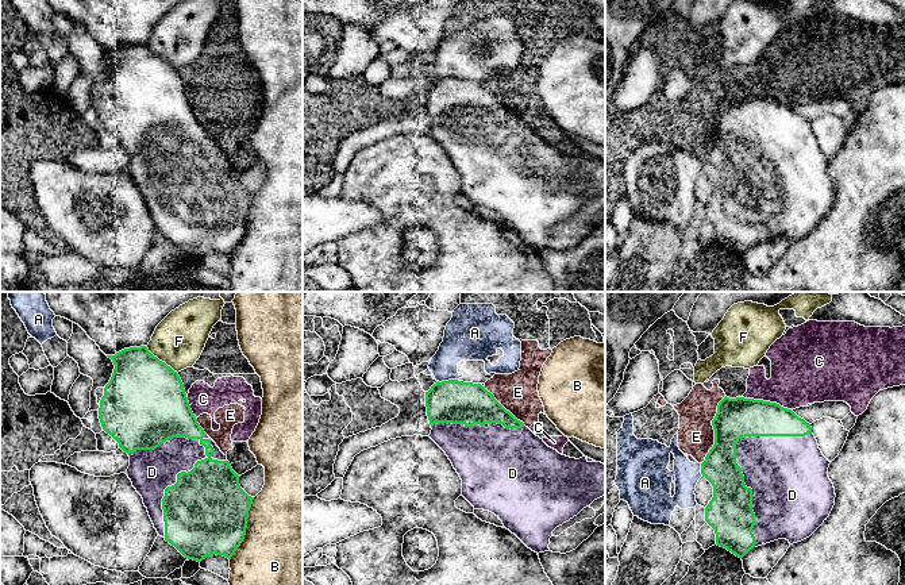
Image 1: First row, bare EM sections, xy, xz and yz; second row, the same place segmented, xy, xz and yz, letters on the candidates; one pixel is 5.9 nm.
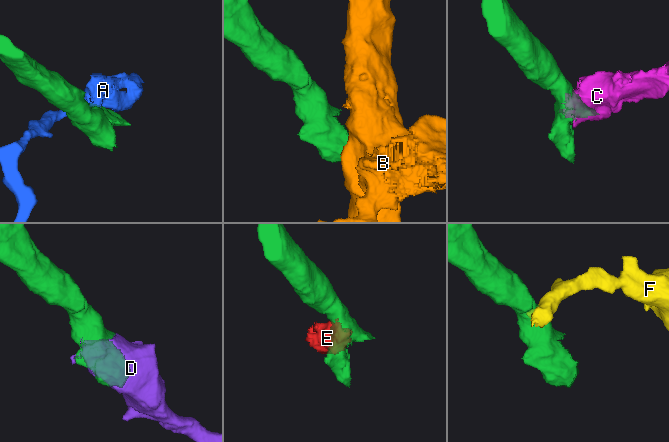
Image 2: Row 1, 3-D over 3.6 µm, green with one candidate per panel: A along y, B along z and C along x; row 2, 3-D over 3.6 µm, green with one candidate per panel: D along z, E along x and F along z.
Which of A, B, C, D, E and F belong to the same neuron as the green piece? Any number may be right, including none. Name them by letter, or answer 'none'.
D

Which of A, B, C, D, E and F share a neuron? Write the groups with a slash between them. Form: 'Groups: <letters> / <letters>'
Groups: A / B / C E / D / F

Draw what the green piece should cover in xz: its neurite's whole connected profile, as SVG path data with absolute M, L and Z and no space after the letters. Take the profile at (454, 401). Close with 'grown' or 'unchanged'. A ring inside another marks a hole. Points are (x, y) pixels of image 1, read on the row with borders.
M448 380L436 382L425 392L427 416L431 424L430 438L446 453L454 469L462 480L462 496L474 507L474 509L484 509L494 513L507 530L515 534L528 549L535 553L550 551L550 538L552 531L577 516L584 508L605 494L605 465L601 462L589 462L586 457L579 459L559 454L557 450L548 447L543 439L536 436L523 422L517 420L509 411L507 411L494 396L481 384L463 382L458 380Z | grown

